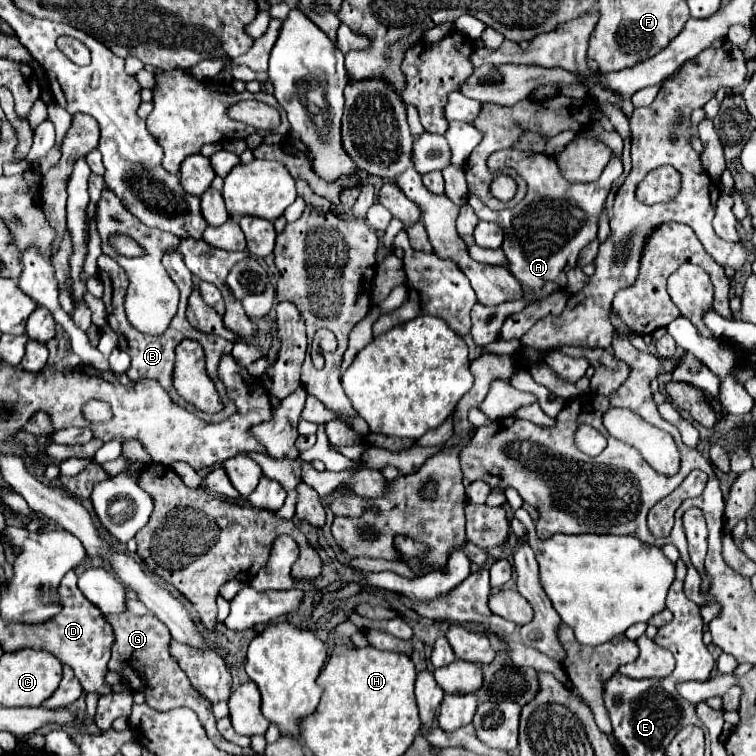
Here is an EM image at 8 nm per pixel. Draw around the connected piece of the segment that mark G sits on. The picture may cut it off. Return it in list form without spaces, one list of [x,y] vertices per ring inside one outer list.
[[[124,610],[122,614],[106,614],[106,622],[110,622],[110,626],[114,628],[114,634],[116,634],[116,644],[112,648],[112,658],[107,664],[107,668],[112,672],[120,672],[122,678],[128,682],[128,684],[134,684],[136,678],[140,680],[140,692],[144,692],[146,696],[146,704],[152,708],[152,710],[158,710],[158,712],[168,712],[168,710],[174,710],[174,708],[180,708],[180,706],[188,706],[192,708],[206,734],[210,736],[210,740],[226,750],[228,754],[254,754],[252,748],[240,748],[228,740],[224,740],[218,730],[216,730],[216,720],[212,716],[212,704],[202,698],[202,694],[198,694],[192,686],[190,686],[190,680],[186,678],[186,674],[182,674],[182,668],[178,666],[178,662],[174,662],[174,658],[170,658],[170,634],[168,634],[168,628],[156,620],[154,614],[144,614],[144,616],[136,616],[128,610]]]

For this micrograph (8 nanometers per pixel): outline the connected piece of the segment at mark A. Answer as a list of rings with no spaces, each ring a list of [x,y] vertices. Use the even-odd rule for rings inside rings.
[[[498,150],[488,158],[490,170],[500,166],[512,166],[528,182],[528,194],[512,210],[492,212],[478,198],[470,198],[468,204],[476,216],[496,220],[504,228],[502,250],[508,258],[508,270],[520,280],[524,288],[536,292],[536,298],[548,296],[550,292],[566,288],[566,272],[576,266],[576,258],[584,246],[596,238],[598,218],[604,212],[604,202],[612,182],[622,174],[622,160],[612,154],[610,162],[602,170],[600,178],[588,184],[566,182],[556,166],[556,160],[546,154],[522,154],[522,150]],[[480,210],[486,212],[480,216]]]

